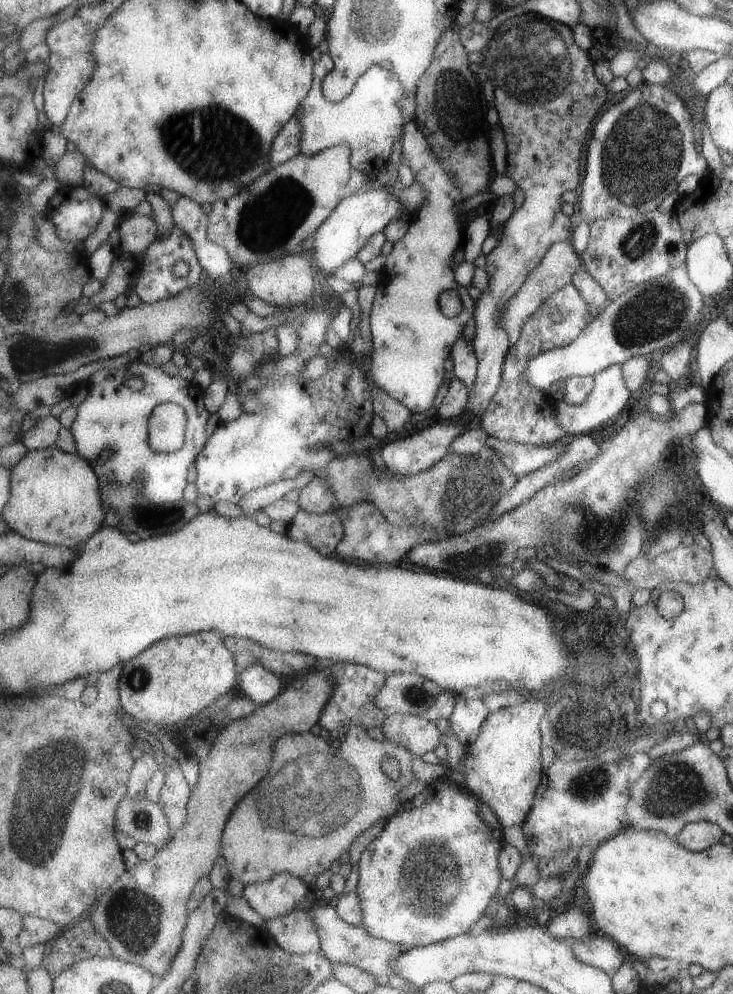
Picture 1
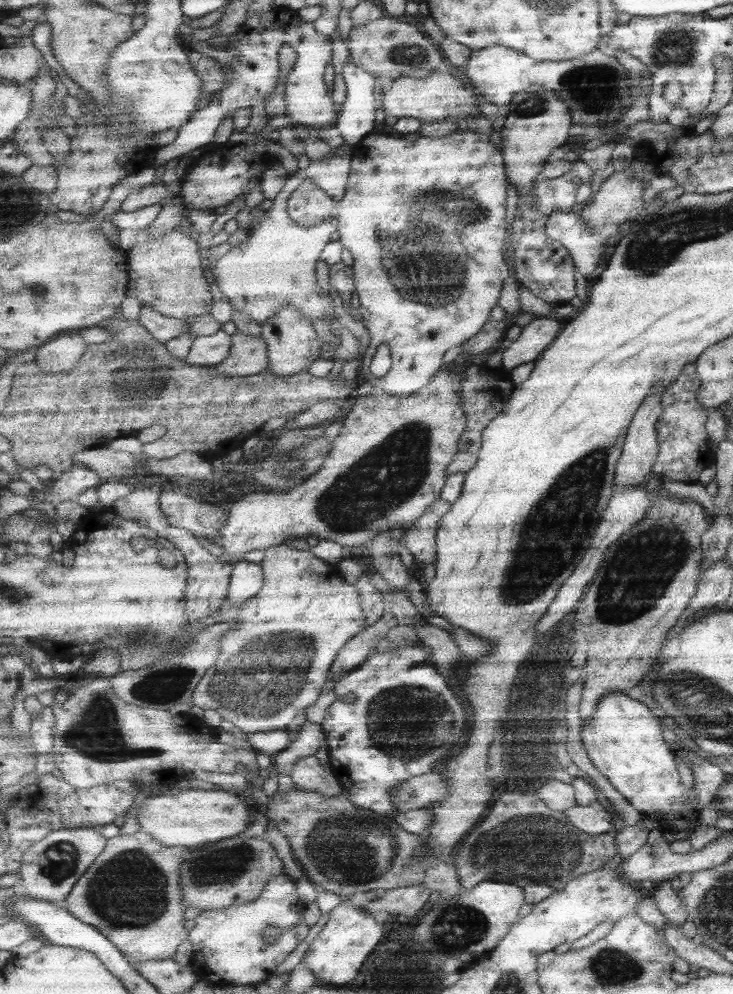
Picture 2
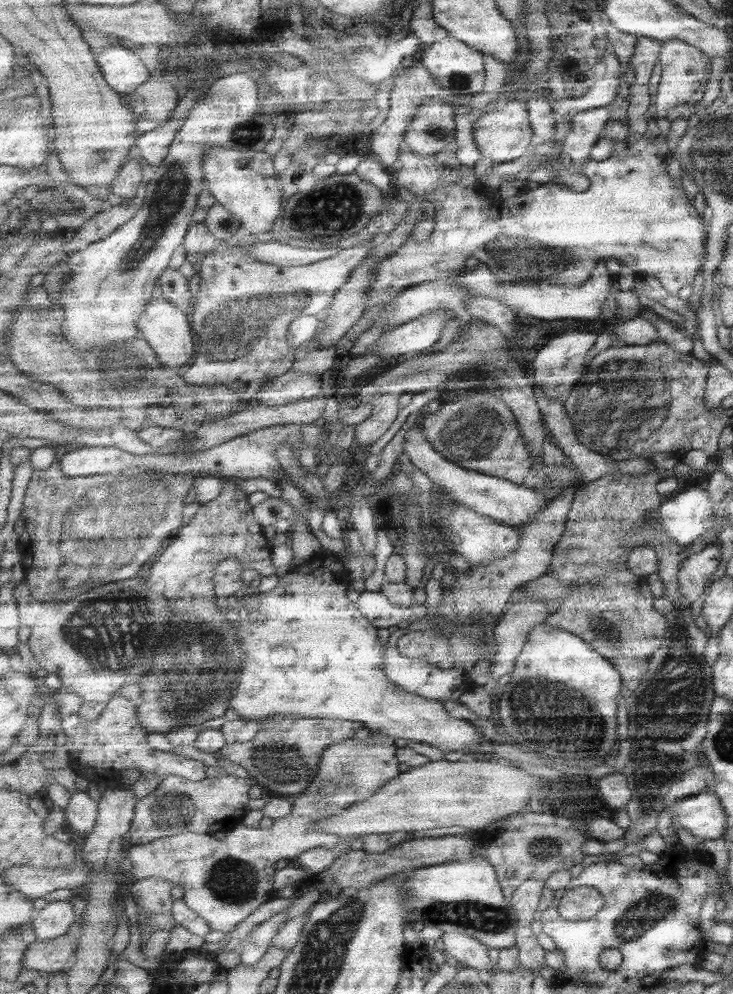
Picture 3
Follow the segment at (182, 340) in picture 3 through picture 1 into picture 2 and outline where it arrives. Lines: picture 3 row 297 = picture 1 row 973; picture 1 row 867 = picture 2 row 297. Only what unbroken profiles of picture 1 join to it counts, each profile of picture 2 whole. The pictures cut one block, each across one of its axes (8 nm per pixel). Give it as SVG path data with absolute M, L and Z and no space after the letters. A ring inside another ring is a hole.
M179 230L167 234L165 238L145 242L139 238L139 242L129 252L131 264L129 292L135 294L135 298L139 298L143 306L153 308L155 312L167 318L187 322L189 318L211 314L215 306L215 294L205 278L203 250L205 250L203 240L193 240L191 234L183 234Z

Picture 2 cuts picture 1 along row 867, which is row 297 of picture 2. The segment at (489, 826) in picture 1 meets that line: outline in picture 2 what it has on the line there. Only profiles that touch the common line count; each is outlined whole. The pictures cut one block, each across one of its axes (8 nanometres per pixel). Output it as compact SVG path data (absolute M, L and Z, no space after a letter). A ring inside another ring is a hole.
M377 132L367 134L367 138L363 138L359 144L355 144L351 148L351 156L353 156L353 170L351 170L351 178L349 178L349 186L347 186L347 194L341 202L335 202L329 198L329 194L325 194L323 190L319 190L313 182L303 182L303 186L299 186L299 190L289 198L289 214L291 220L295 220L295 224L301 226L319 226L323 222L329 220L337 220L339 222L339 240L345 246L345 250L349 250L355 256L355 264L353 264L353 276L355 276L355 284L357 284L357 294L359 294L359 302L361 302L361 316L365 316L367 328L371 332L371 344L367 348L367 354L363 356L363 368L361 374L363 378L373 386L373 388L381 388L387 390L393 396L413 396L415 392L419 392L421 388L429 386L431 378L435 374L439 374L437 370L441 370L443 366L443 356L447 350L455 348L455 346L463 346L467 340L475 338L479 334L479 330L483 330L489 322L489 316L493 312L493 308L499 308L499 300L505 288L505 280L511 278L509 276L509 264L505 260L505 242L509 236L509 224L507 224L507 186L509 186L509 178L505 176L505 154L501 152L501 148L497 148L489 136L485 134L477 134L477 132L455 132L451 136L443 136L443 138L429 138L429 136L419 136L419 140L409 142L403 138L393 138L393 136L381 136ZM381 344L389 344L391 354L393 354L393 368L391 372L387 372L387 376L377 378L371 374L371 362L373 356L377 354L377 348Z

